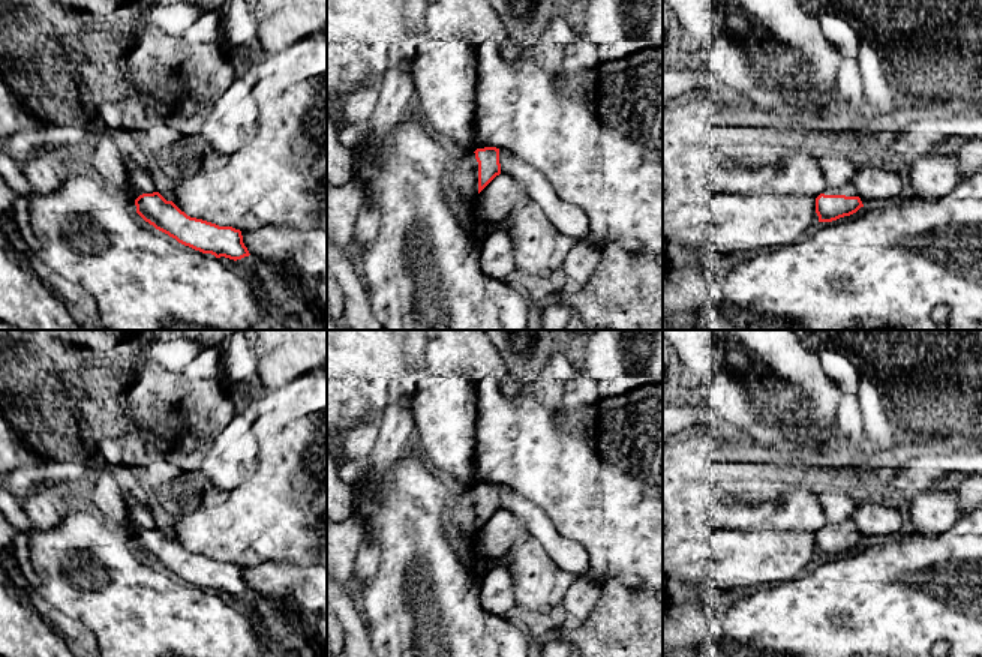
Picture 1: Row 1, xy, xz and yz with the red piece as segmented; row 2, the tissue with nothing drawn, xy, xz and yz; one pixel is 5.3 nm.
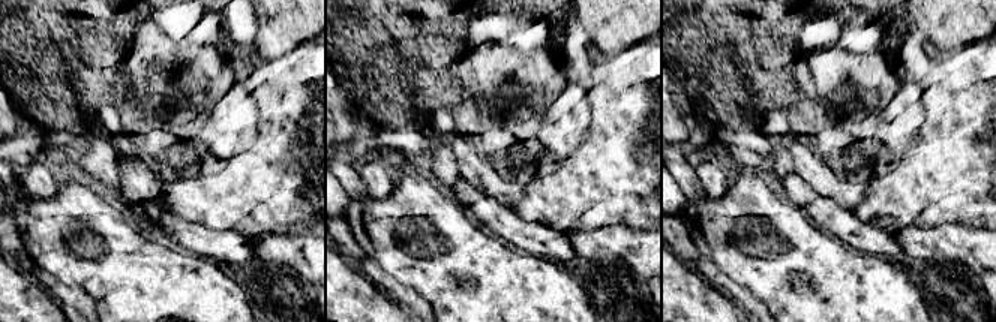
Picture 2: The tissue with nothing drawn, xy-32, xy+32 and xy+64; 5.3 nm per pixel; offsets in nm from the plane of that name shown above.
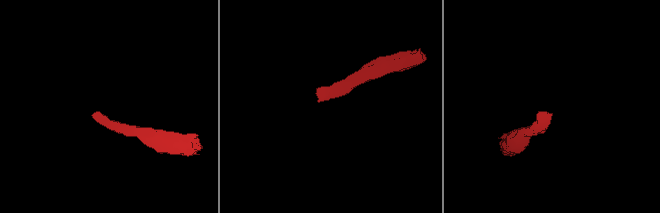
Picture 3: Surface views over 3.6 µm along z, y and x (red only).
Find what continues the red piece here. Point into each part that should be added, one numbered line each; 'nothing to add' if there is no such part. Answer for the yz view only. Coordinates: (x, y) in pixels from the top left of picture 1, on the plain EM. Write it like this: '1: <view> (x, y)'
1: yz (847, 525)

